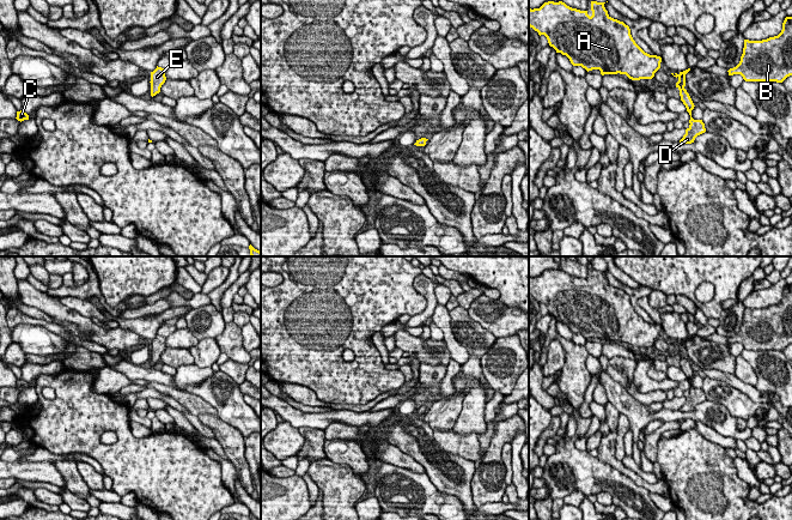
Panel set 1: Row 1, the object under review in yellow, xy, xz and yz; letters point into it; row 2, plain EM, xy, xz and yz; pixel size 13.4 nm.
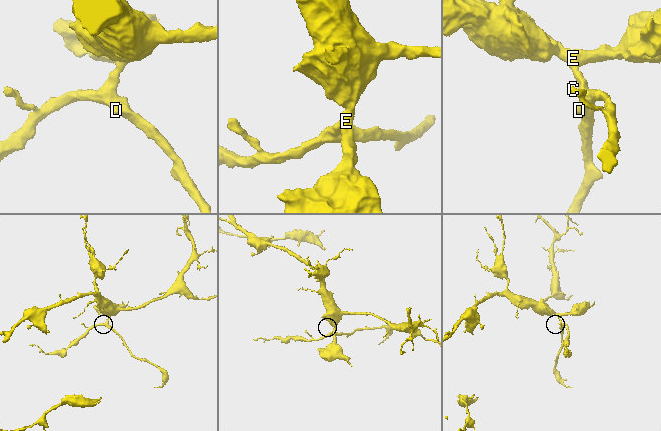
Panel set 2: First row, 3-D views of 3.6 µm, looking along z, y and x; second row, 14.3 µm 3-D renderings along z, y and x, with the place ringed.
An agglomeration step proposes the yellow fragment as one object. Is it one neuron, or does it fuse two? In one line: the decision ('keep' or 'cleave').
keep

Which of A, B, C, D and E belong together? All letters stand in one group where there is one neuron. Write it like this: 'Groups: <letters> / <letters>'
Groups: A B C D E

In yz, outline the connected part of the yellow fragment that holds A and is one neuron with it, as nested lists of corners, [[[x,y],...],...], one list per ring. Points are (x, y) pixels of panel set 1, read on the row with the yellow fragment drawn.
[[[548,1],[540,8],[529,8],[529,26],[538,35],[544,35],[550,47],[556,53],[566,55],[573,66],[581,66],[587,72],[599,69],[601,74],[626,74],[632,80],[652,79],[660,68],[662,58],[645,53],[633,40],[630,29],[623,22],[611,18],[604,7],[605,2],[591,1],[592,16],[587,11],[580,11],[567,6],[565,2]]]

